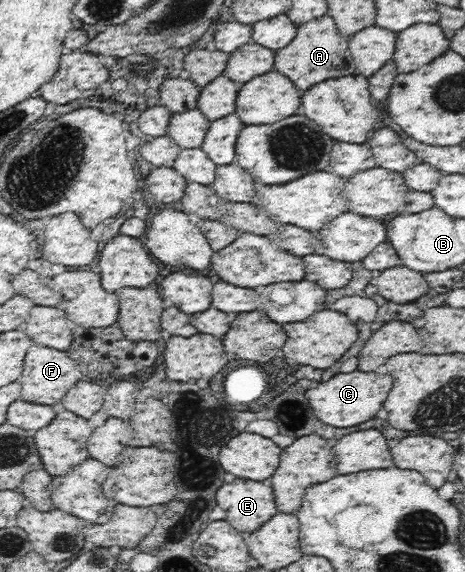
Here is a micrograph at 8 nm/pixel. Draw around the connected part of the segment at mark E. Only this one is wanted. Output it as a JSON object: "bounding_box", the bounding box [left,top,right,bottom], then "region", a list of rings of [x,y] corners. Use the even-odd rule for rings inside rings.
{"bounding_box":[216,478,279,535],"region":[[[236,478],[232,483],[222,484],[216,499],[218,506],[227,513],[225,520],[244,535],[254,533],[279,512],[272,486],[268,482]]]}

